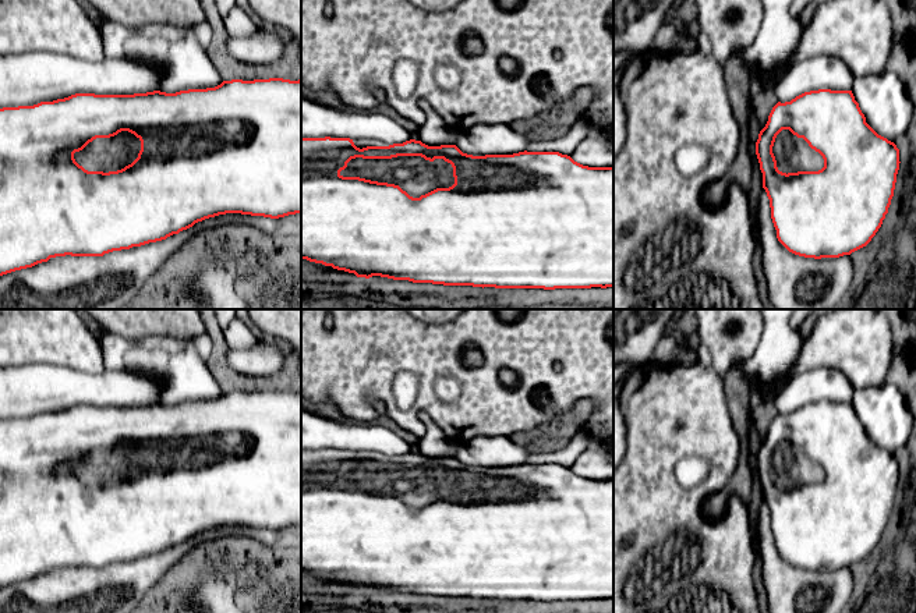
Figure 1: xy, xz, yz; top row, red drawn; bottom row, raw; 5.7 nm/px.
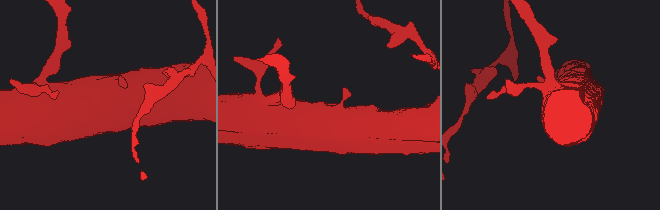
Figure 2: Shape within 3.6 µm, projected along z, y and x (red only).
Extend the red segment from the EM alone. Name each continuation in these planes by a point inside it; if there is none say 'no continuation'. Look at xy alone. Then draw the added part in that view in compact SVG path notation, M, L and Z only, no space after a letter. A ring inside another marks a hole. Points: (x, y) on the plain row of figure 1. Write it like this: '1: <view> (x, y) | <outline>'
1: xy (113, 466) | M128 443L110 450L96 450L74 465L75 474L88 483L117 483L131 476L141 463L141 453Z

